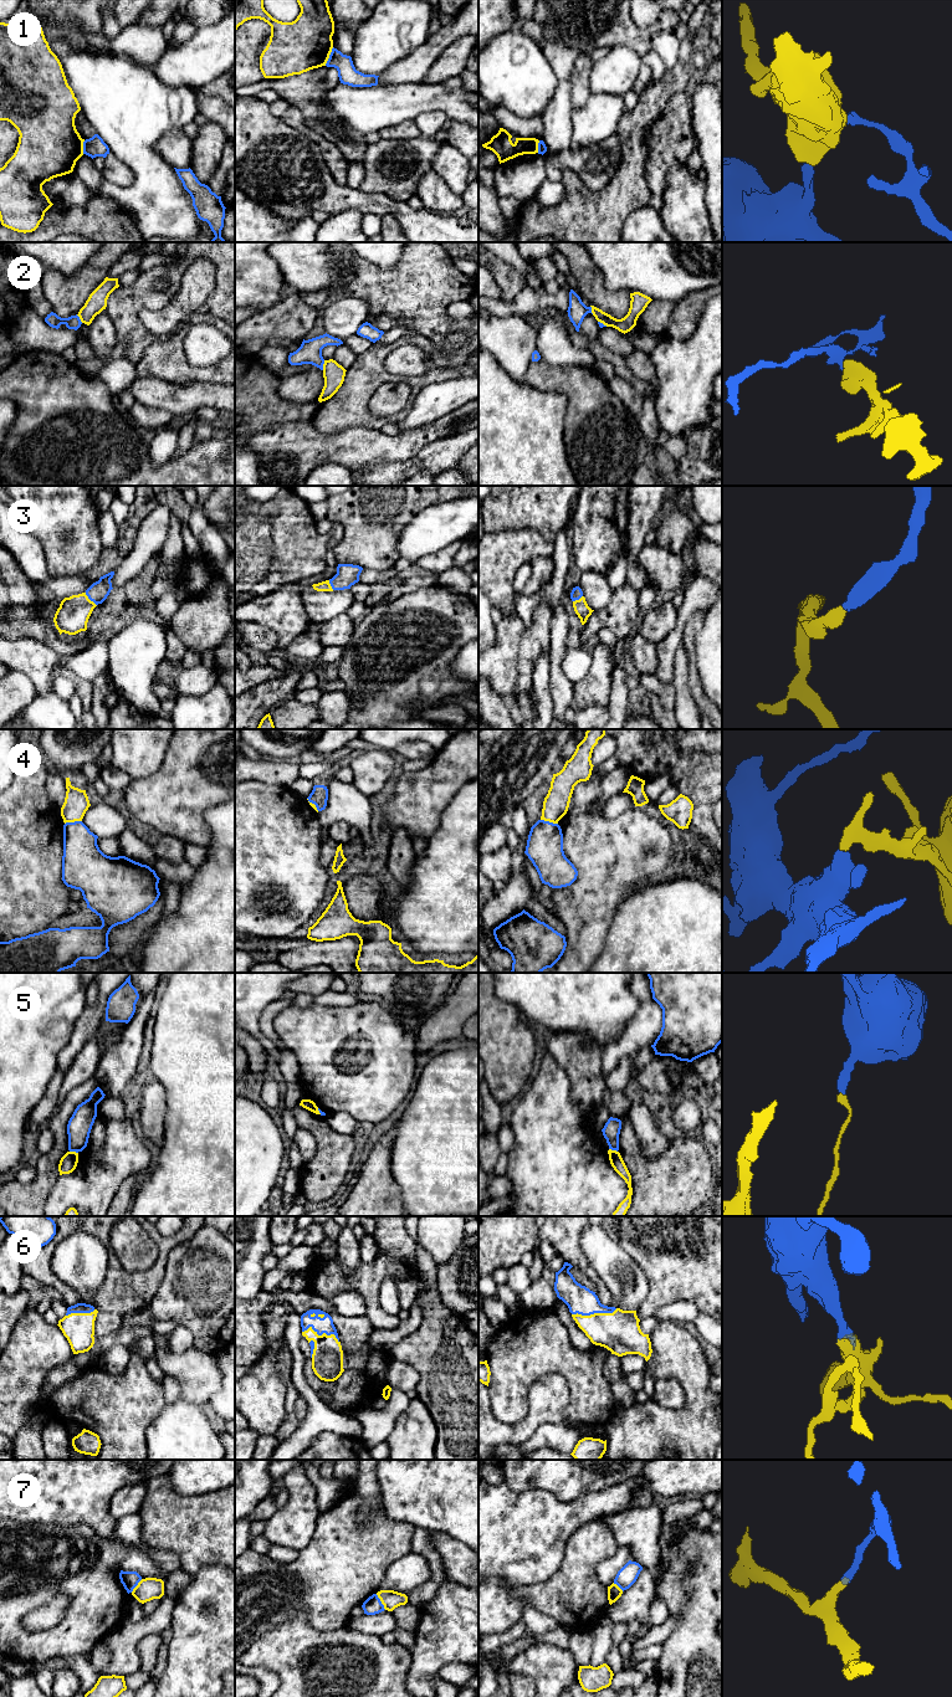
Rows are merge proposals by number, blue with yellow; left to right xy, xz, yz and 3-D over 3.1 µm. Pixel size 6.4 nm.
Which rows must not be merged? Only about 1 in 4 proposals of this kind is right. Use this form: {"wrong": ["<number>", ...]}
{"wrong": ["1", "2", "4", "5", "7"]}

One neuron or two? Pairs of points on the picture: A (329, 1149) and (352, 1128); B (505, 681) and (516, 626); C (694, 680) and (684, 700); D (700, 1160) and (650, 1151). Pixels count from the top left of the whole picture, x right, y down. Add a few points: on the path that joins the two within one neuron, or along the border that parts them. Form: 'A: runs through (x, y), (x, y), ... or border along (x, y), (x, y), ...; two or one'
A: border along (323, 1116), (336, 1131), (352, 1136); two
B: runs through (505, 667), (505, 650), (508, 640); one
C: border along (686, 659), (687, 685), (700, 714); two
D: border along (636, 1136), (641, 1153), (653, 1159), (670, 1141); two

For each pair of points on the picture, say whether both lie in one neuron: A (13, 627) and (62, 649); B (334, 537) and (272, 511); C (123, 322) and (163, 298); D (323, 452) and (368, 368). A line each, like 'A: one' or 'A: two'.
A: one
B: two
C: one
D: two

